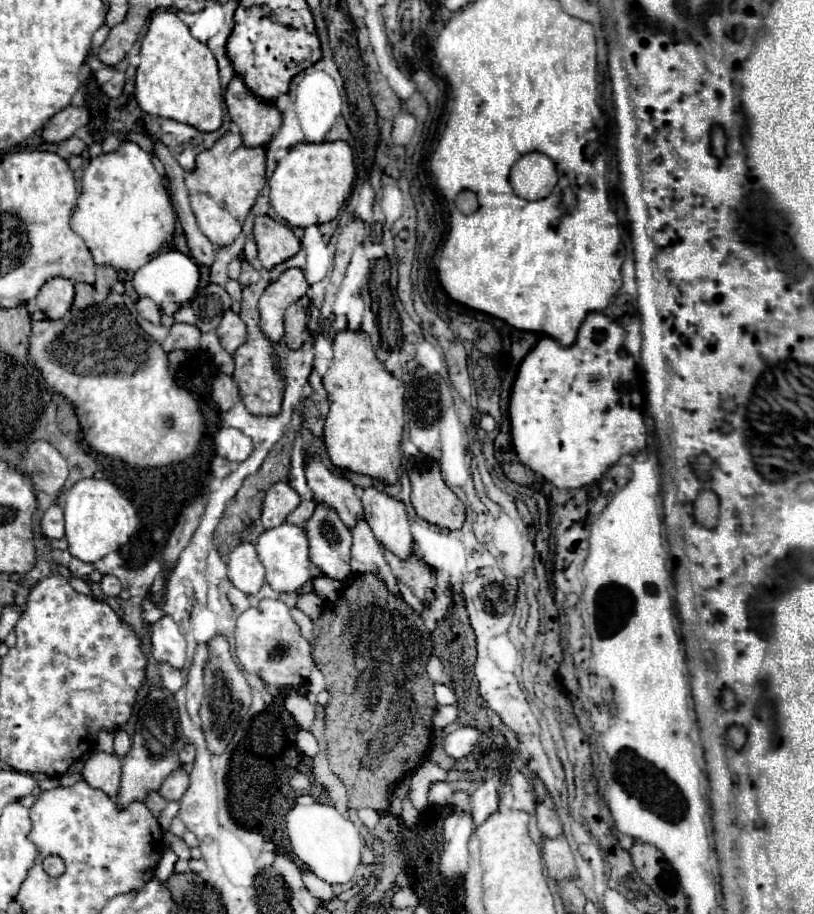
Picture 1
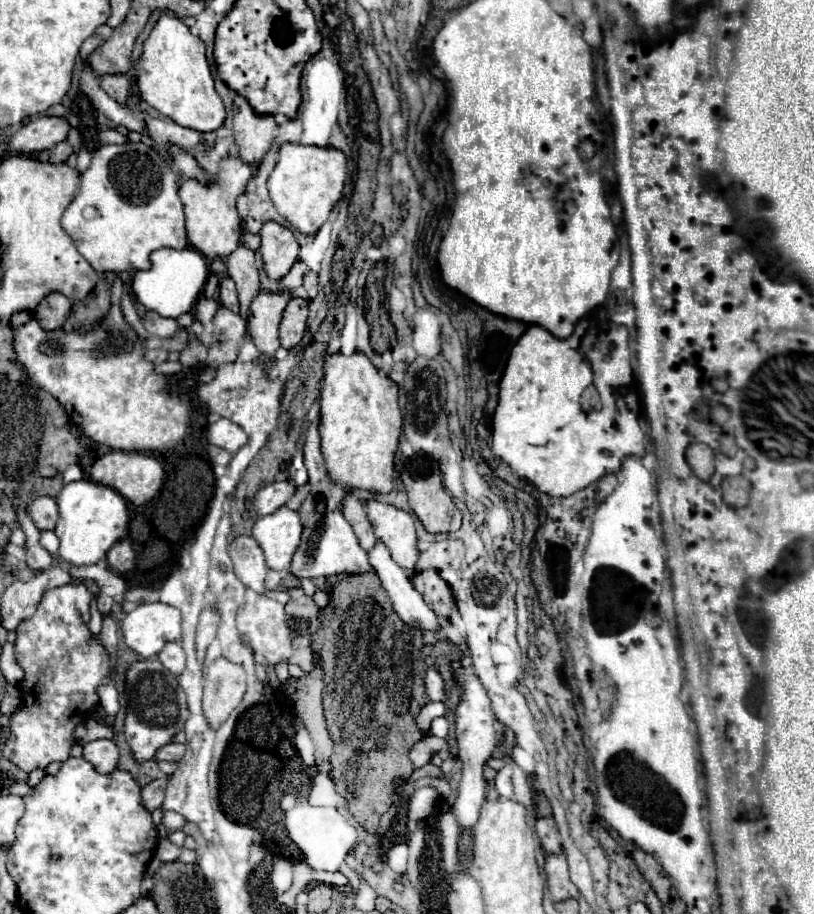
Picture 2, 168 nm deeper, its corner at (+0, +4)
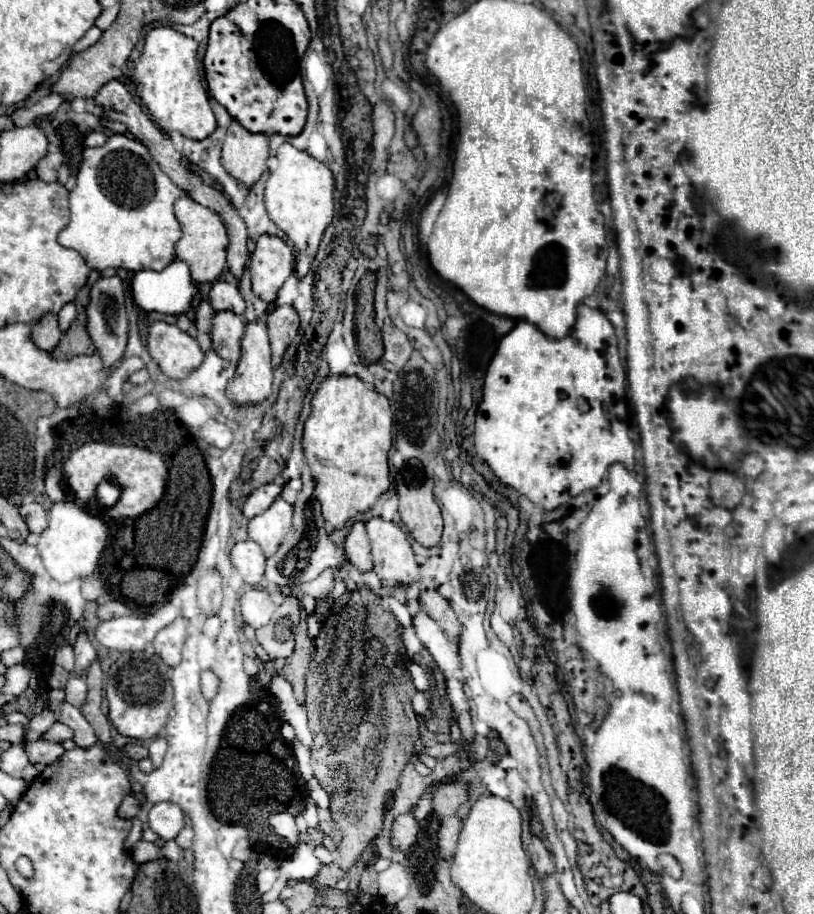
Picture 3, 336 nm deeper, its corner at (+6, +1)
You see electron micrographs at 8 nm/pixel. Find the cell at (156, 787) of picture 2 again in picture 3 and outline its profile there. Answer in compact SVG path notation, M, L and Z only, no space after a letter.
M128 795L128 797L122 801L122 805L120 805L120 809L118 809L118 815L120 815L120 817L126 817L126 819L134 819L134 817L138 815L138 811L140 811L140 801L138 801L136 797Z

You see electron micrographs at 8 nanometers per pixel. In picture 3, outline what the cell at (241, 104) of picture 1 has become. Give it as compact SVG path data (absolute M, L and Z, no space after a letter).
M232 119L222 145L222 165L226 171L232 177L244 181L246 187L252 187L266 171L266 159L268 135L252 133Z

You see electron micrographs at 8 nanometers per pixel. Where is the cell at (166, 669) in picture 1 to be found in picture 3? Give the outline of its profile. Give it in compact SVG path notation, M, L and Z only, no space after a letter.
M178 617L172 625L158 631L154 637L154 653L170 667L176 667L180 663L180 651L186 639L186 623L182 617Z

